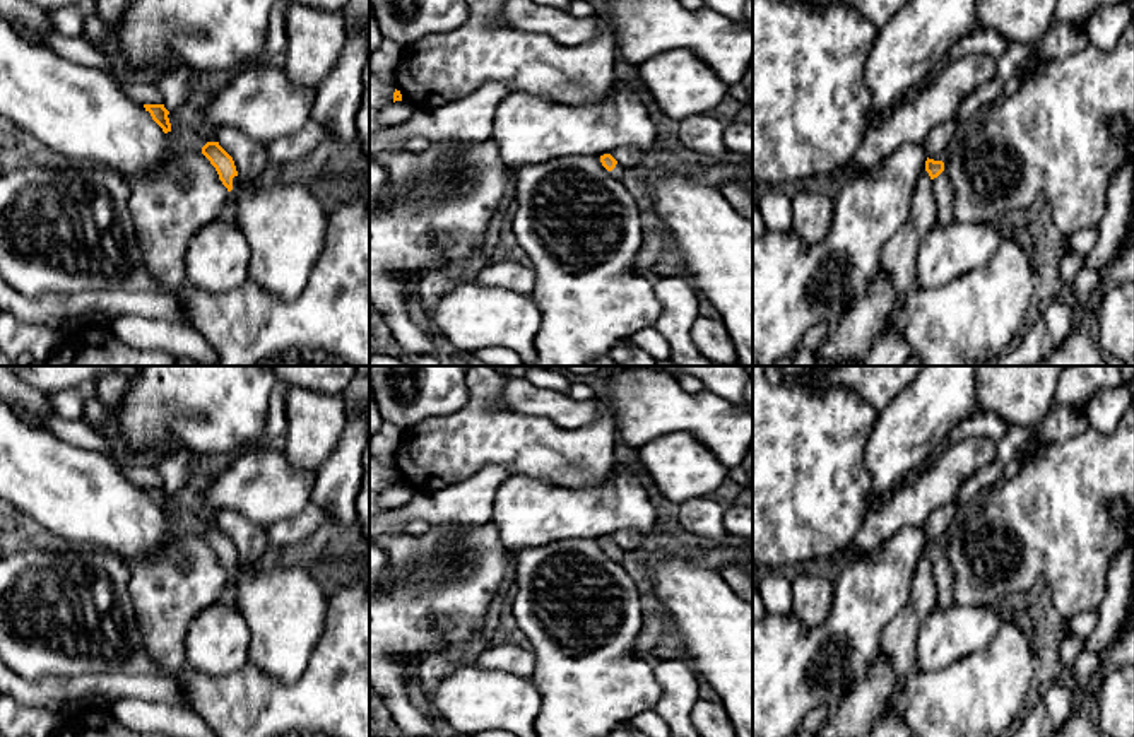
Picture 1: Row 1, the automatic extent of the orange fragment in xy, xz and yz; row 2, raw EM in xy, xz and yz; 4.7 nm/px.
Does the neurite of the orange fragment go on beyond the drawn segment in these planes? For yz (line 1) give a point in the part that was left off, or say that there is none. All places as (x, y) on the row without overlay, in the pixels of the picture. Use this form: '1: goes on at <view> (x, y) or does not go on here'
1: goes on at yz (943, 575)

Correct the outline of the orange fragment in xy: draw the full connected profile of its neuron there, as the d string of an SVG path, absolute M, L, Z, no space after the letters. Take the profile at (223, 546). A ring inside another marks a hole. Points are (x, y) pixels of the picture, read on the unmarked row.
M207 525L202 537L236 581L236 610L251 633L248 663L277 682L296 682L323 634L328 609L313 573L299 566L243 573L219 525Z

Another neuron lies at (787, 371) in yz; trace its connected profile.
M773 366L773 368L777 368L785 380L797 380L797 378L812 378L818 373L833 366Z

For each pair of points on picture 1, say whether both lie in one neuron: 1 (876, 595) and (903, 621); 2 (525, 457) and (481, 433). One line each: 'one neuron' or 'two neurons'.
1: two neurons
2: one neuron

